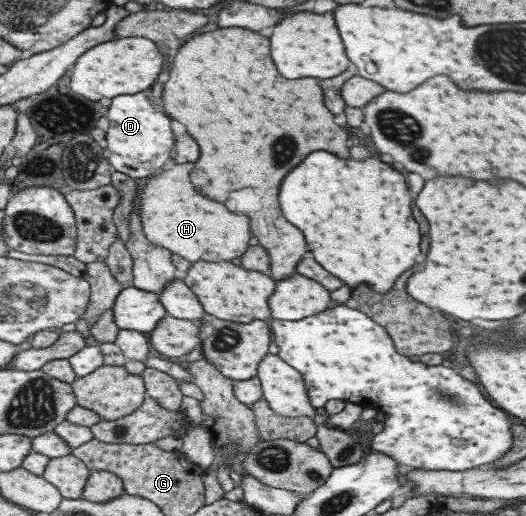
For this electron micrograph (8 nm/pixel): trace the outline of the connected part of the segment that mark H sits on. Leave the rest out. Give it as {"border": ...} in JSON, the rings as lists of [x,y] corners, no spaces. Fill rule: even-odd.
{"border":[[[177,164],[168,170],[160,170],[157,175],[151,175],[139,195],[139,222],[141,224],[144,237],[153,244],[166,248],[173,254],[181,256],[189,262],[206,260],[207,262],[229,261],[239,258],[249,246],[249,218],[231,214],[223,204],[207,200],[205,196],[199,194],[189,180],[193,164]]]}

